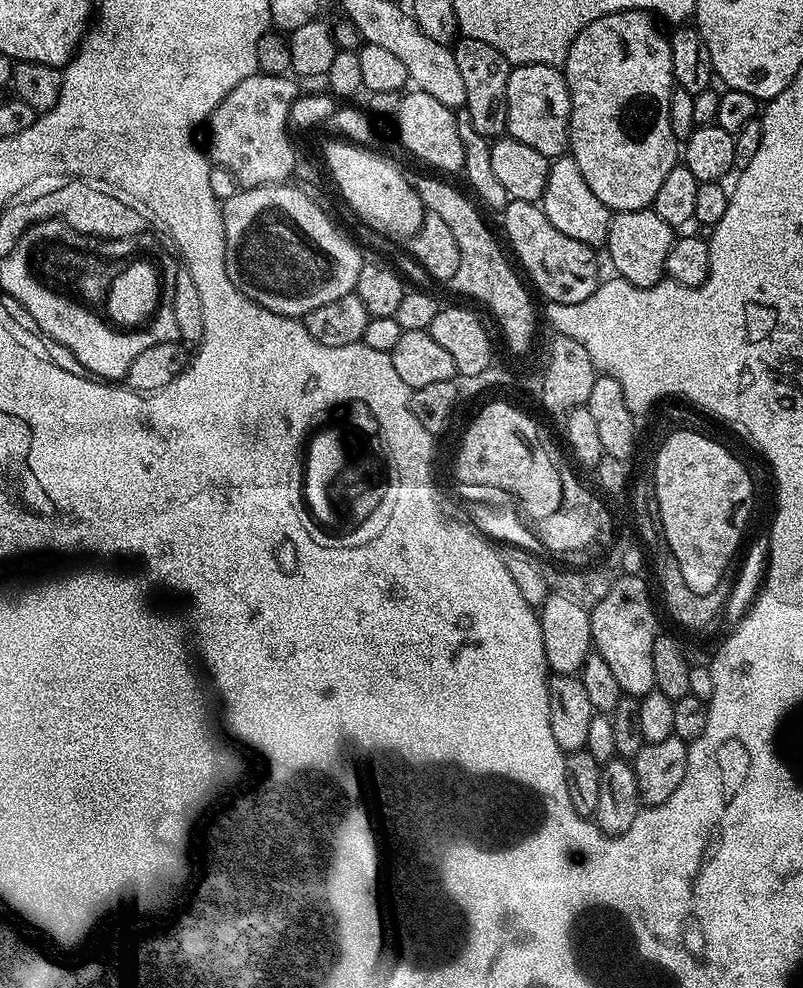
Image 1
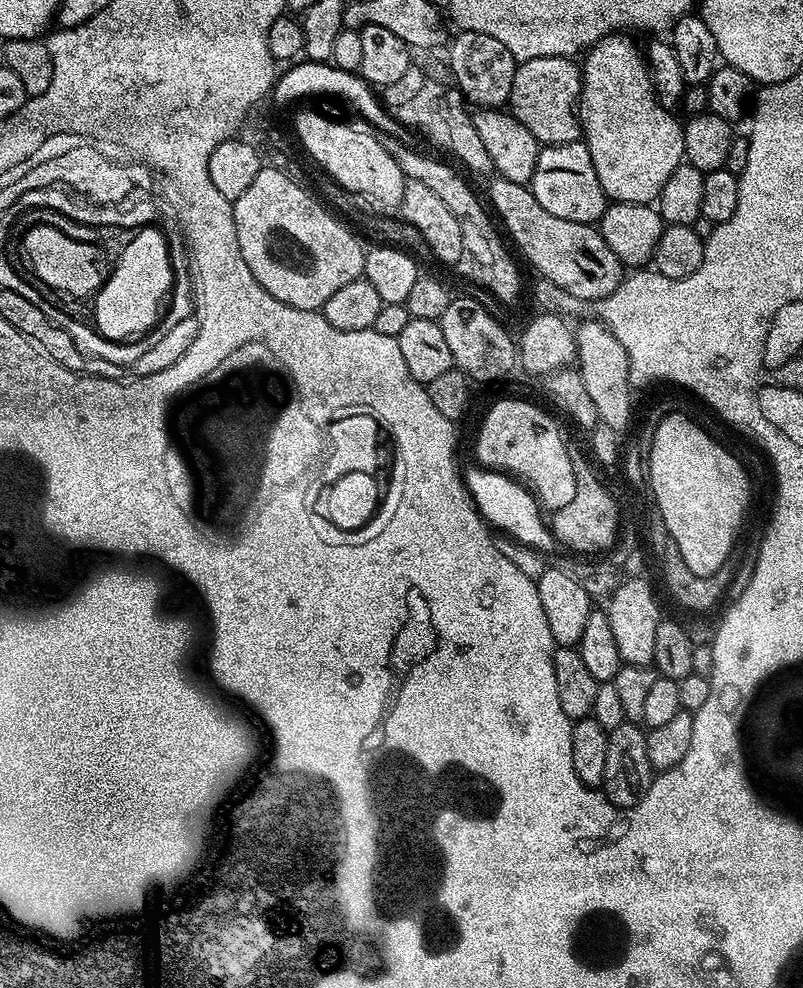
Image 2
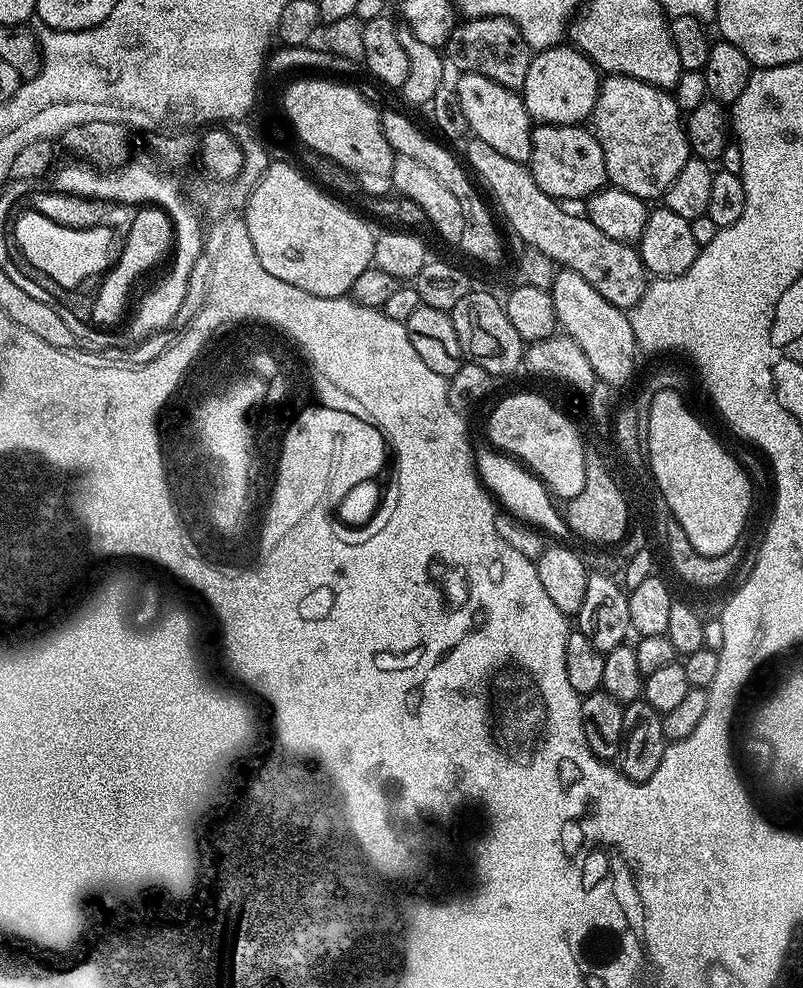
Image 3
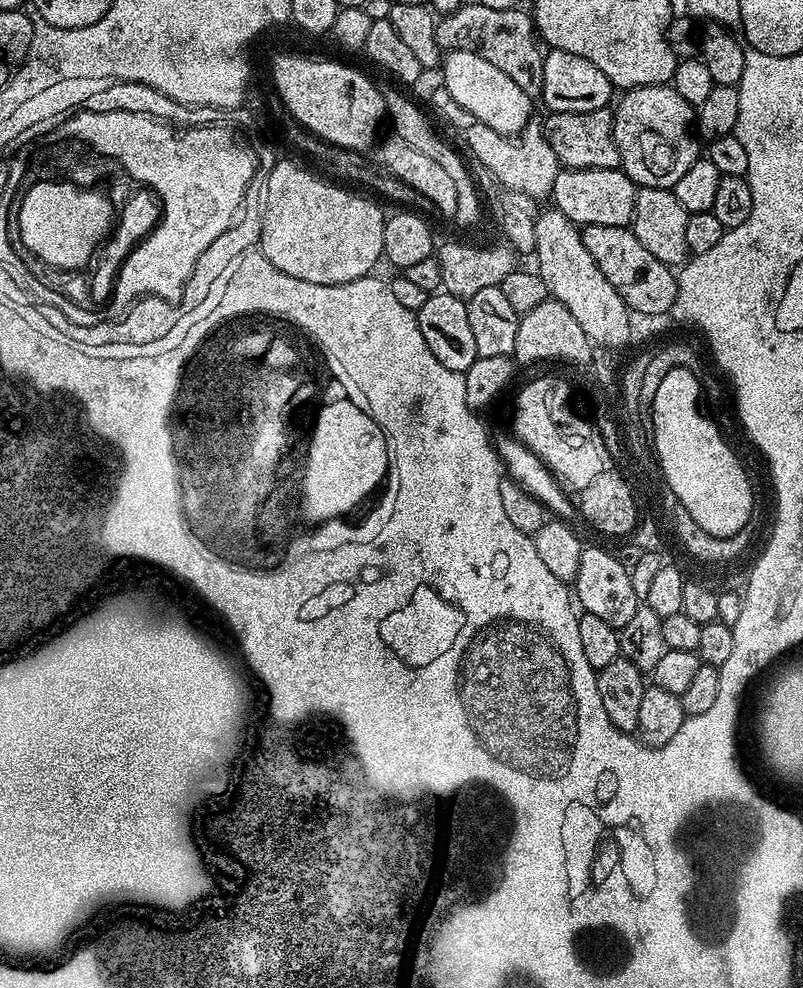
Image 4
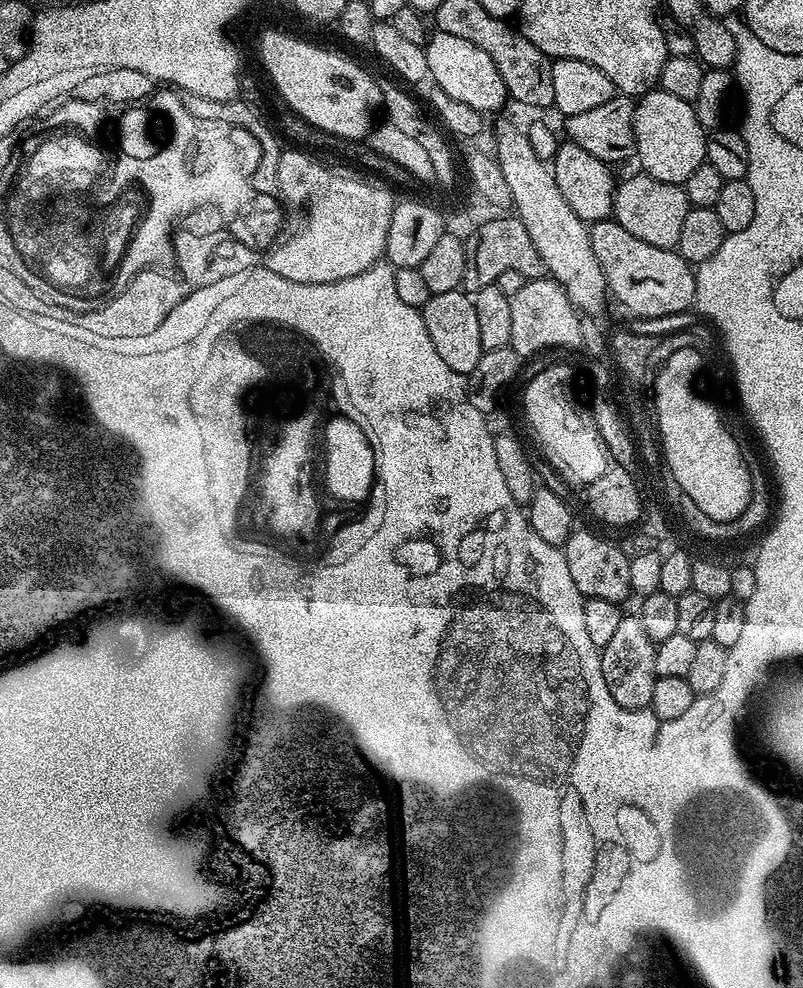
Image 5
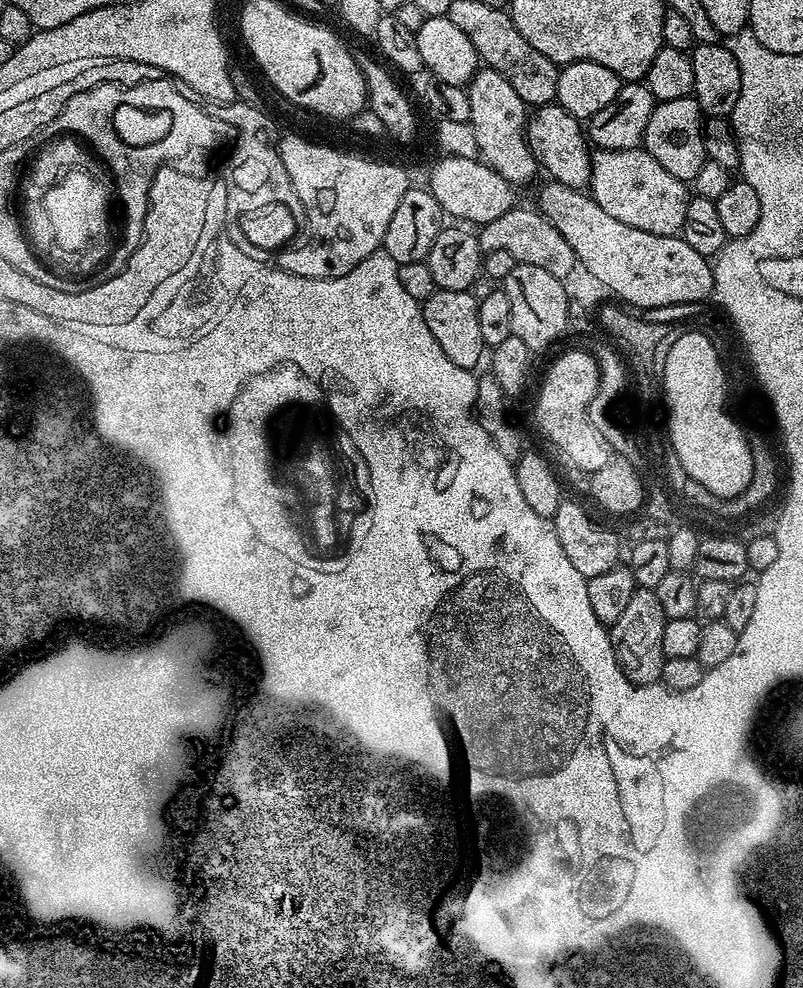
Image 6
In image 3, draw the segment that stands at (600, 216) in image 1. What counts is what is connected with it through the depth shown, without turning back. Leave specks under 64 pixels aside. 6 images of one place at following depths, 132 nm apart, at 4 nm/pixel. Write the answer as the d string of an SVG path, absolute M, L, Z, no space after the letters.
M541 124L532 129L532 159L534 182L556 202L587 201L589 196L608 184L606 158L591 127L578 124Z

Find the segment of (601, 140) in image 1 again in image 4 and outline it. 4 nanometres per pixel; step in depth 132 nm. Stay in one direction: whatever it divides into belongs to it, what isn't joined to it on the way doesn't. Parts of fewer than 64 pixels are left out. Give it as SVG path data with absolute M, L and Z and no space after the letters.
M671 83L630 88L621 96L612 114L612 137L618 146L620 168L640 188L672 188L702 156L694 135L693 105L672 89Z

